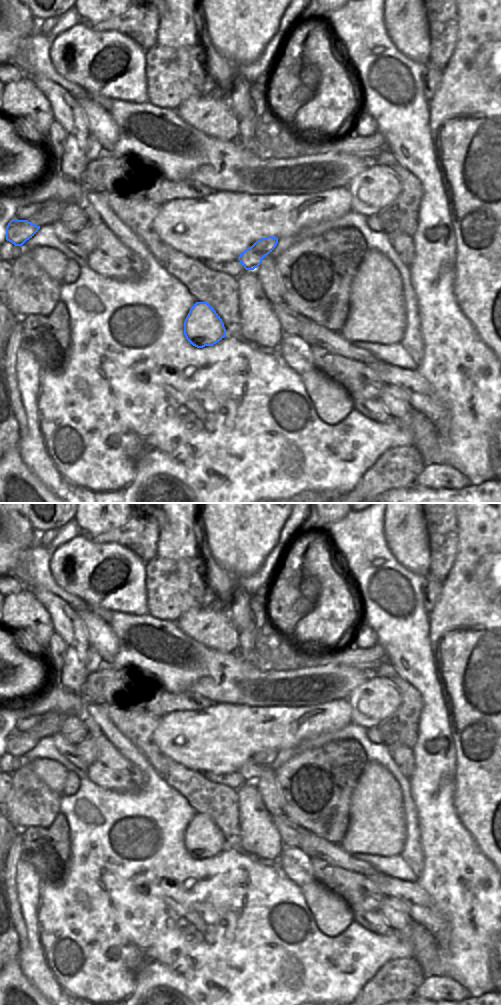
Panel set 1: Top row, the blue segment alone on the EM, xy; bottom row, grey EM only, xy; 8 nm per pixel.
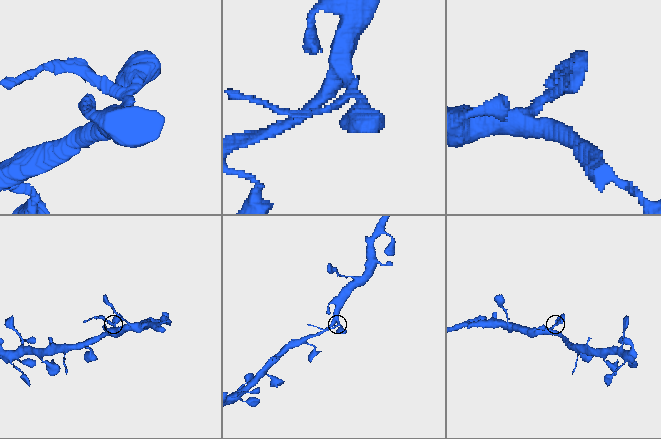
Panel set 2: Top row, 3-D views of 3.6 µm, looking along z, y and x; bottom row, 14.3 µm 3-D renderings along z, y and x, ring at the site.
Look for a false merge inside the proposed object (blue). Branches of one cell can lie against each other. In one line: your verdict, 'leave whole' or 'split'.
split

